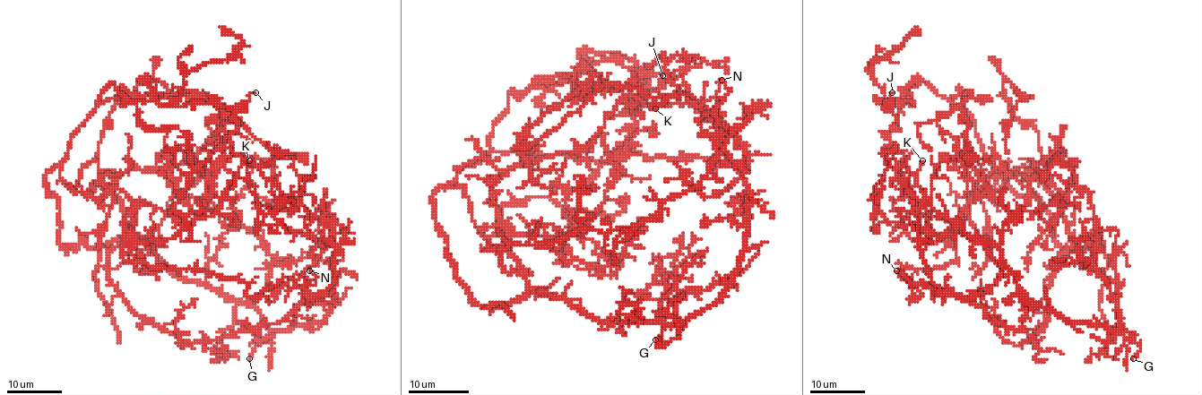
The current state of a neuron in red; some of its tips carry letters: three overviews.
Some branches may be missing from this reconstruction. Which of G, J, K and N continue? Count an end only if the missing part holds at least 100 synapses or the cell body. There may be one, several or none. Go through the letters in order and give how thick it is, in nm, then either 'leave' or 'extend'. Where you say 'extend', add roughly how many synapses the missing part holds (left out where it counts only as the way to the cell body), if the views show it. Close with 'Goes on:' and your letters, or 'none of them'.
G: 320 nm | leave
J: 140 nm | leave
K: 200 nm | leave
N: 150 nm | leave
Goes on: none of them

